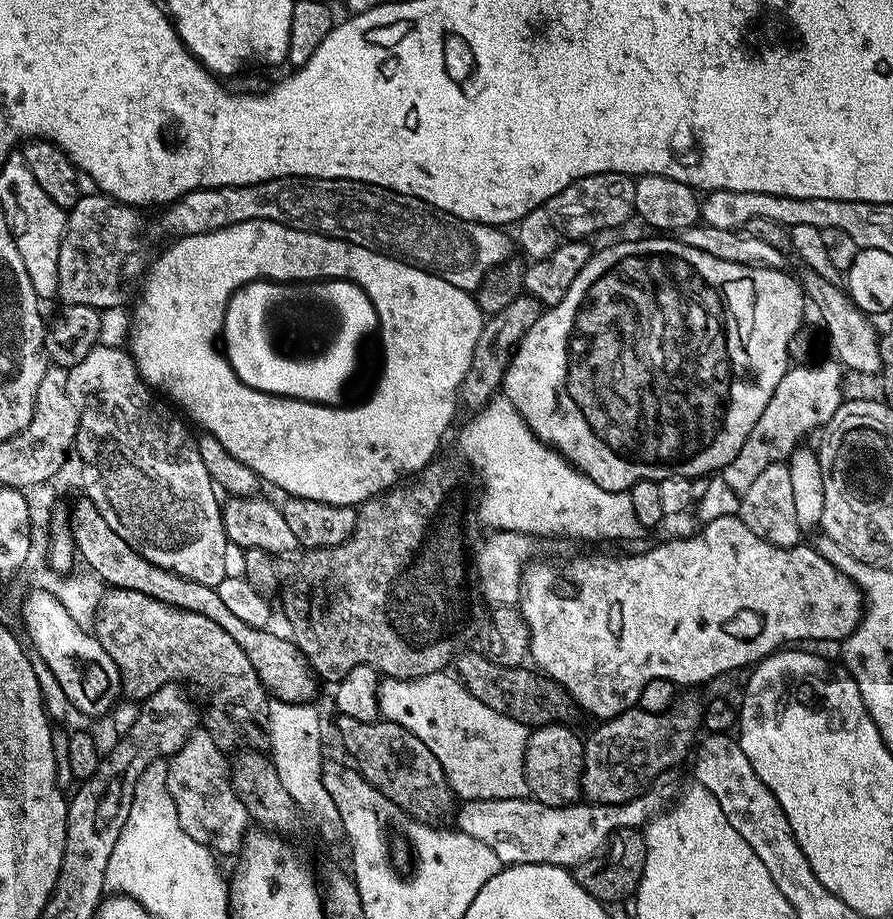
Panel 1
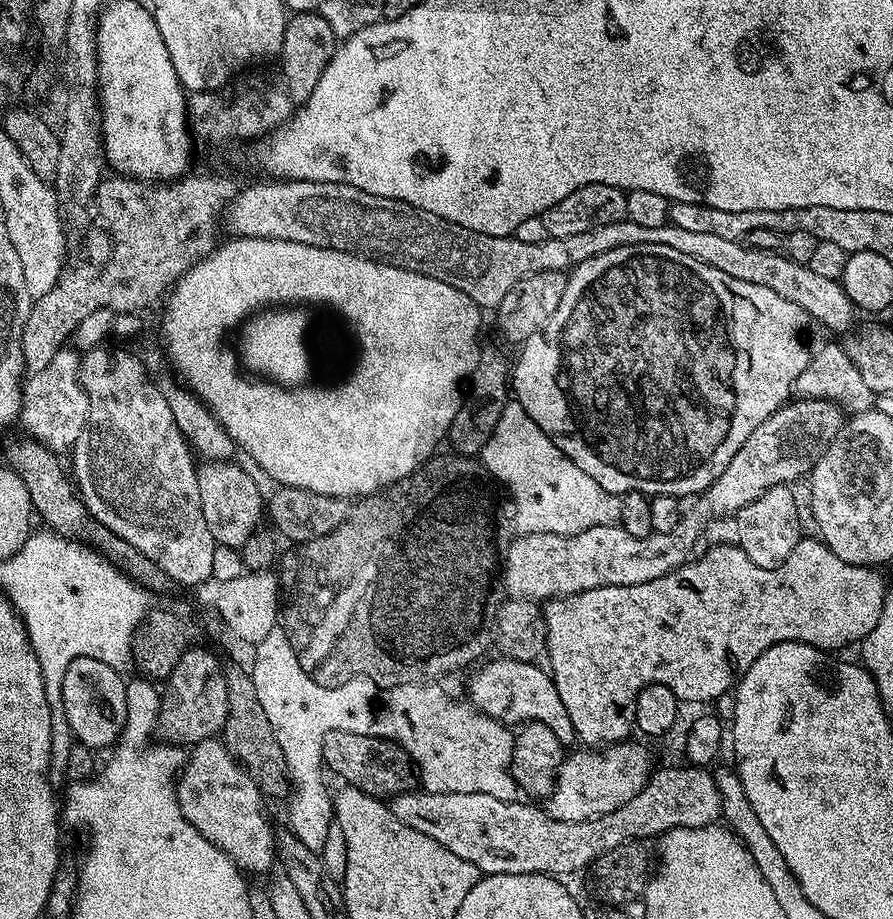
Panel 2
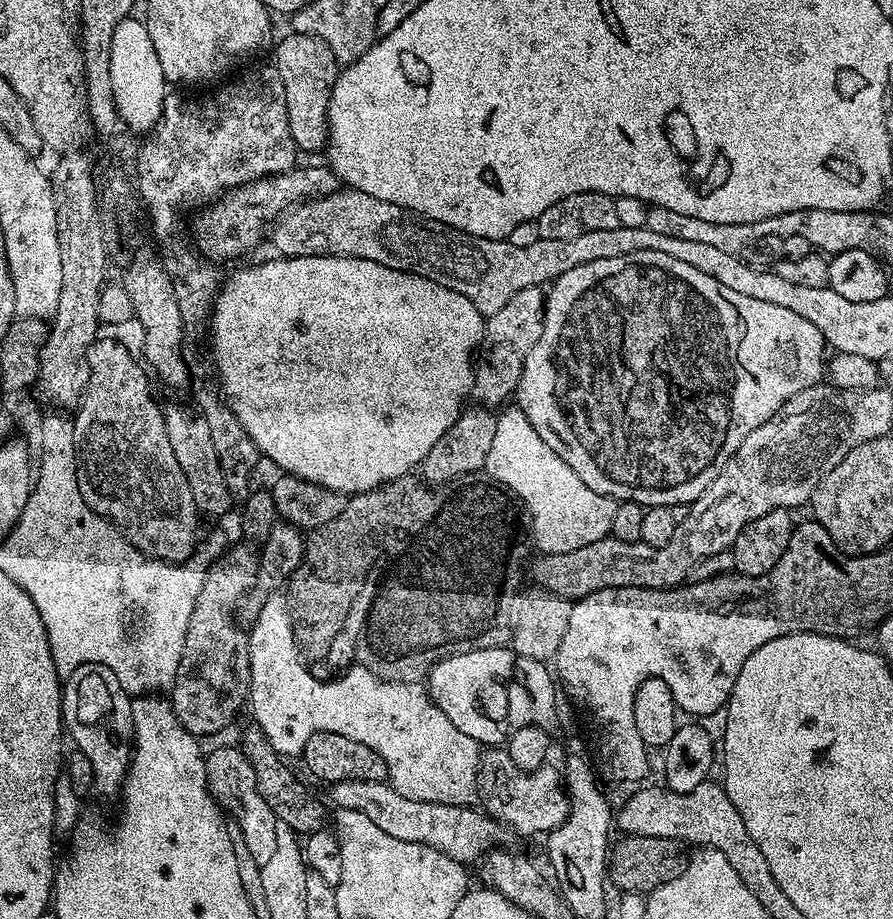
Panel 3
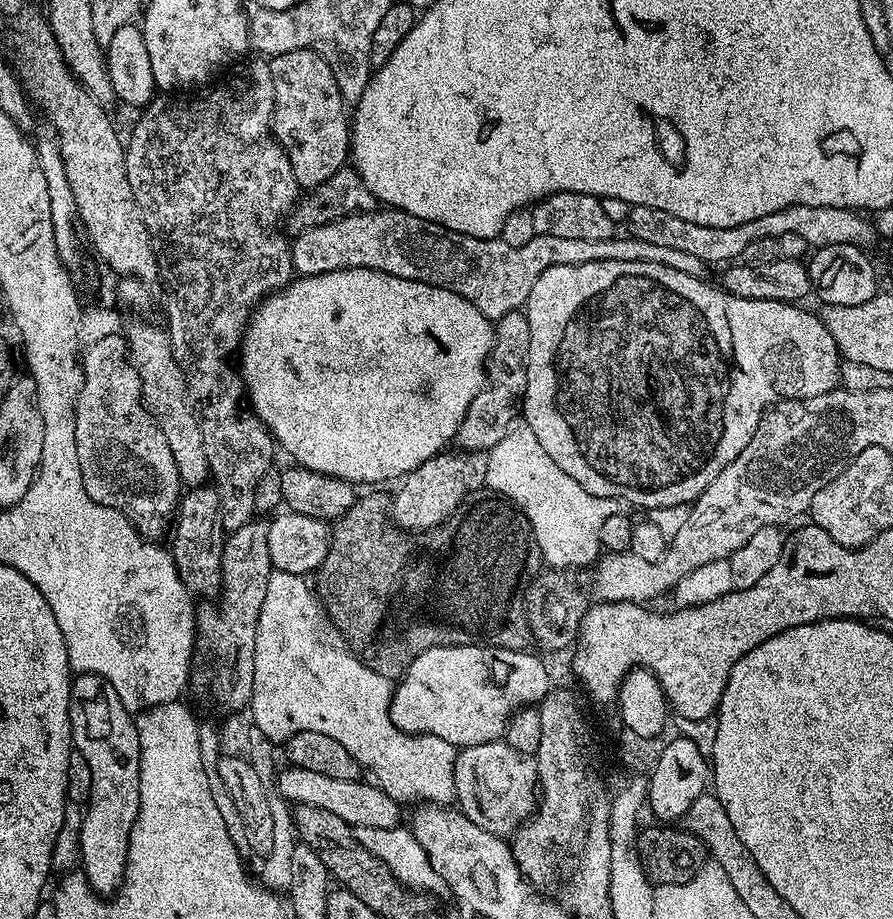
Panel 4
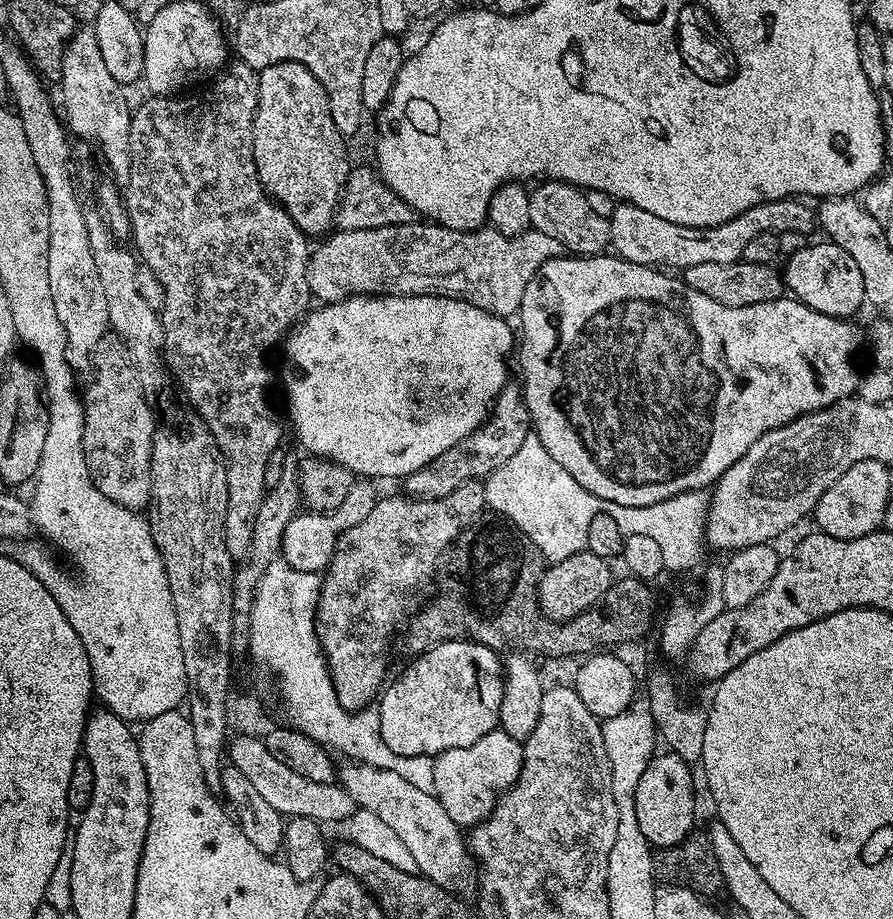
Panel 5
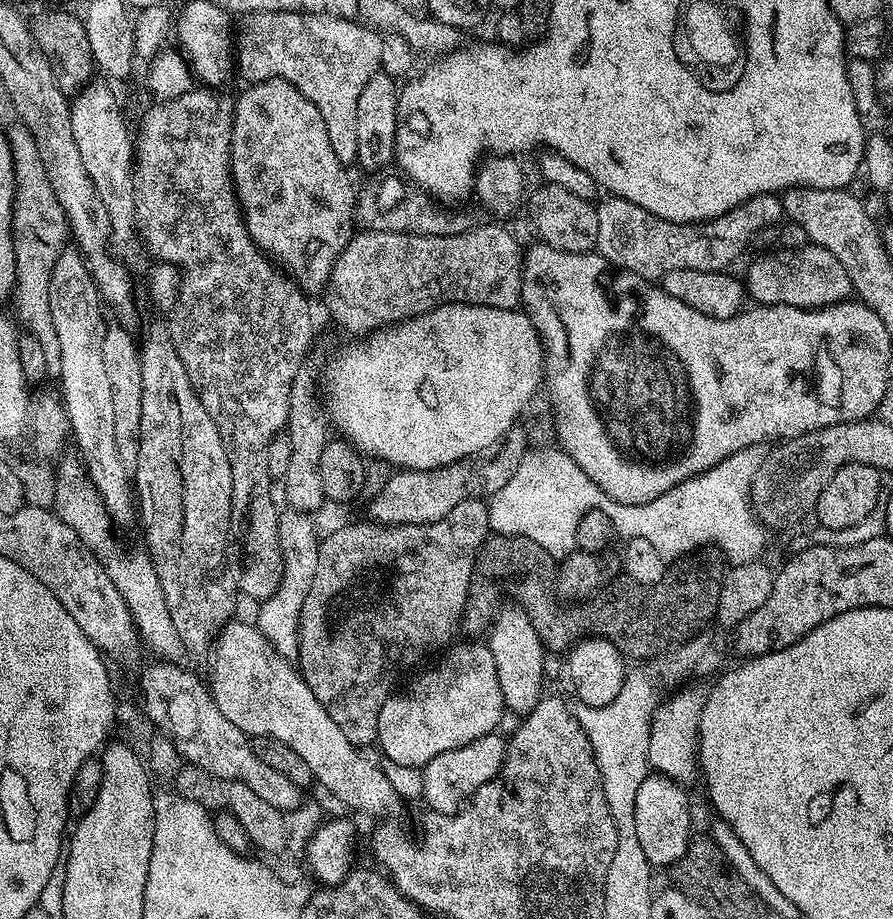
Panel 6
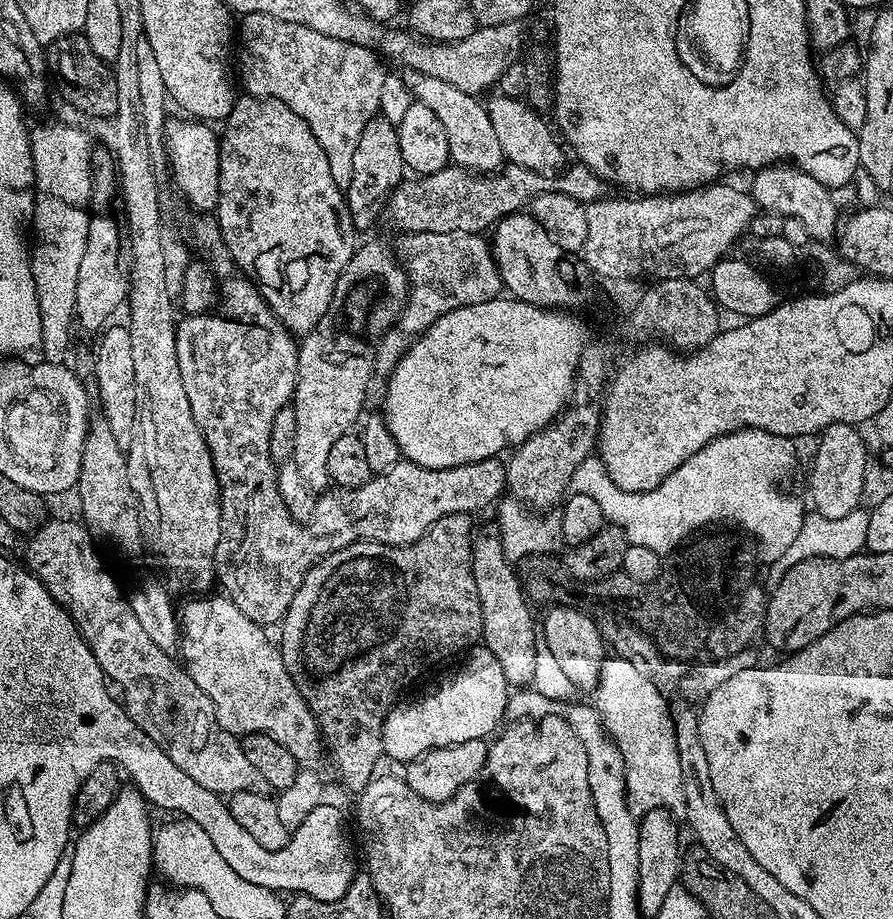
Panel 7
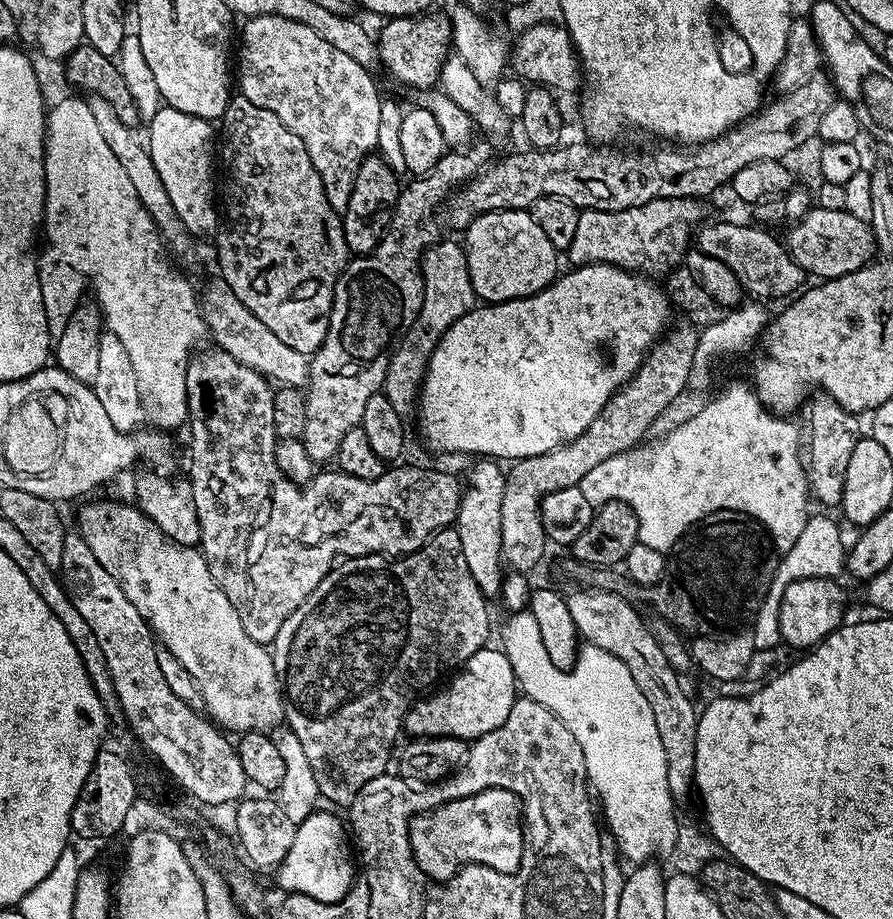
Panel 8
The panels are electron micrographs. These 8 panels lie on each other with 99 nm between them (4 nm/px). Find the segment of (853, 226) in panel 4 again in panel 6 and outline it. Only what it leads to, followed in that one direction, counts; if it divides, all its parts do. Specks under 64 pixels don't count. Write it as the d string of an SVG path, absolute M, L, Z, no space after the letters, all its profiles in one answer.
M776 194L755 196L726 214L699 224L666 222L666 218L658 218L650 214L650 210L642 210L642 206L634 206L634 202L623 200L621 196L609 195L604 199L596 204L598 242L595 251L613 268L649 282L659 281L670 274L670 270L722 272L731 269L731 264L743 254L752 236L785 219L784 205Z

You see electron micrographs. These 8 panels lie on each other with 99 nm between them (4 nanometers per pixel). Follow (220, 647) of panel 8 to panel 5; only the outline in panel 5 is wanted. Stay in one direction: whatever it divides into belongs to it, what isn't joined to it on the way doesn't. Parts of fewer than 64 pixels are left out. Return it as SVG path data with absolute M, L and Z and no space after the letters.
M344 762L338 768L338 783L341 788L354 798L359 809L367 814L378 814L398 838L402 838L406 850L414 854L416 872L428 877L435 884L451 889L471 868L474 868L474 857L470 851L469 841L460 825L450 818L446 806L438 802L432 792L414 786L414 782L406 782L402 774L394 774L390 770L375 768L359 762Z

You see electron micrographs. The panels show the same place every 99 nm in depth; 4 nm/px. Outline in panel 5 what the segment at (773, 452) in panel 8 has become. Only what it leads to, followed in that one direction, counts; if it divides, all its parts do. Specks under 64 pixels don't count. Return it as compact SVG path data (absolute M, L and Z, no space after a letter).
M707 491L683 492L669 500L654 502L650 506L631 508L630 506L618 506L614 502L600 501L600 508L592 508L593 514L608 512L614 522L628 536L634 534L647 534L654 538L662 550L664 567L669 572L681 574L692 568L700 560L700 555L706 552L706 541L704 538L704 523L708 520L708 506L710 496Z

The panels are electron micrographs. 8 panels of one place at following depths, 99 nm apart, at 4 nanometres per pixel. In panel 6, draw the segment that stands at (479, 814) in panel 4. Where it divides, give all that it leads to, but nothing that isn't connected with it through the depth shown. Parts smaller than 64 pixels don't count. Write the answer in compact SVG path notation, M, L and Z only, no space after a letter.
M499 731L486 734L466 746L446 750L425 764L422 769L420 784L424 787L424 800L434 812L452 816L459 812L471 800L472 795L486 782L490 782L500 773L506 747L505 737Z

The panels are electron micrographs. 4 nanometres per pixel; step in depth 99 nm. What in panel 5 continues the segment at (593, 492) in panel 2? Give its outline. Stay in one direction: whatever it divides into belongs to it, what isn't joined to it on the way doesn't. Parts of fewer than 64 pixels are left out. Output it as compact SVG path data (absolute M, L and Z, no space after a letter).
M534 434L522 442L510 462L486 477L483 486L485 505L501 512L505 521L519 528L530 542L534 542L545 561L557 564L562 558L570 558L570 554L587 549L590 522L594 519L592 508L600 508L600 499L578 486L578 482L550 458L546 446L542 446Z

